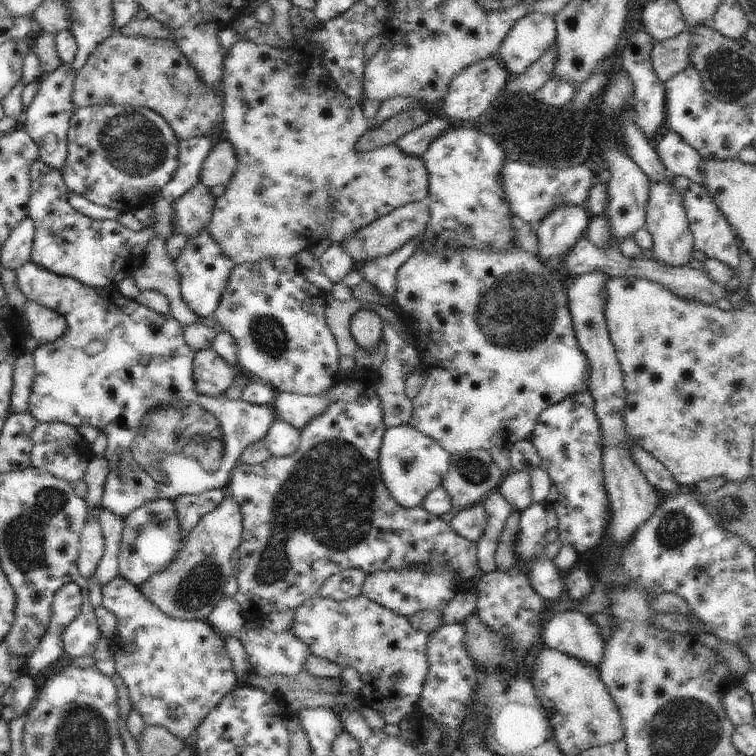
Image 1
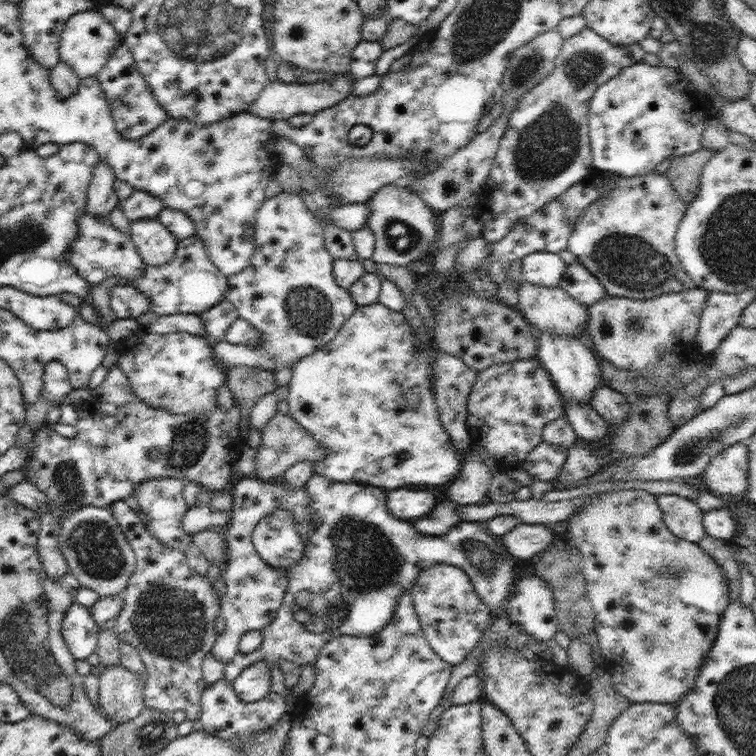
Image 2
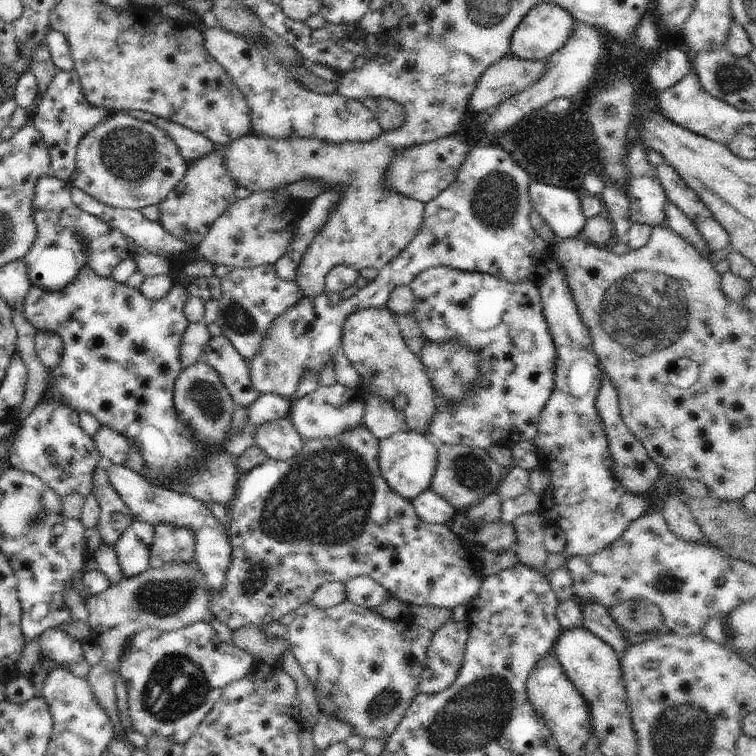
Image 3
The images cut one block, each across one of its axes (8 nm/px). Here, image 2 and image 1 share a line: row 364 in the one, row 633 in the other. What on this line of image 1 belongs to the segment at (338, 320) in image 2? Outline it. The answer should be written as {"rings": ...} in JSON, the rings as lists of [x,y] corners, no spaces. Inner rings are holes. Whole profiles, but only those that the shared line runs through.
{"rings":[[[222,597],[216,608],[209,614],[208,622],[223,636],[235,636],[243,644],[247,652],[253,672],[260,676],[282,674],[282,676],[296,676],[304,669],[306,658],[310,655],[307,644],[300,640],[292,630],[273,633],[270,629],[260,631],[246,630],[244,623],[247,617],[243,614],[241,604],[233,597]]]}

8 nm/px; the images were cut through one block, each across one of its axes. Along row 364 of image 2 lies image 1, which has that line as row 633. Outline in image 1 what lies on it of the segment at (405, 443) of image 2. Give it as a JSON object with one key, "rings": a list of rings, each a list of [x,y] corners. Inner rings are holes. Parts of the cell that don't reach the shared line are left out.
{"rings":[[[316,594],[295,609],[290,630],[308,645],[309,654],[326,658],[343,669],[354,667],[365,684],[360,692],[361,702],[376,710],[384,718],[385,724],[398,724],[417,709],[429,669],[427,642],[431,634],[416,630],[404,615],[388,610],[362,594],[344,601]]]}

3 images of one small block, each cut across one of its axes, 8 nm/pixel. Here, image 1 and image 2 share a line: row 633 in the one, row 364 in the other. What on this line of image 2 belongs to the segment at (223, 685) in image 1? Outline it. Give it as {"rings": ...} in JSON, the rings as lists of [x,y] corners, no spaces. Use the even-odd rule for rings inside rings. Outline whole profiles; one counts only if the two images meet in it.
{"rings":[[[146,330],[145,334],[138,334],[136,336],[138,342],[131,347],[131,353],[129,356],[120,356],[118,360],[118,367],[122,369],[122,372],[126,374],[128,380],[128,386],[132,388],[132,391],[136,393],[137,398],[146,403],[150,403],[152,407],[157,409],[168,409],[170,413],[176,413],[176,415],[184,415],[186,413],[212,413],[214,407],[218,407],[218,388],[222,383],[227,384],[227,369],[221,367],[221,365],[214,358],[214,345],[210,343],[207,338],[200,335],[190,334],[188,332],[170,332],[168,334],[149,333]]]}

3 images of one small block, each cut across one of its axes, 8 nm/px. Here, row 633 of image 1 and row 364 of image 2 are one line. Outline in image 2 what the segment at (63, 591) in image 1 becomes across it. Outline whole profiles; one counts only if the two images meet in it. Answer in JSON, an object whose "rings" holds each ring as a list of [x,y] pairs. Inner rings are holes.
{"rings":[[[50,361],[44,366],[42,376],[42,398],[44,401],[51,401],[56,405],[65,403],[66,397],[74,388],[66,366],[58,361]]]}

